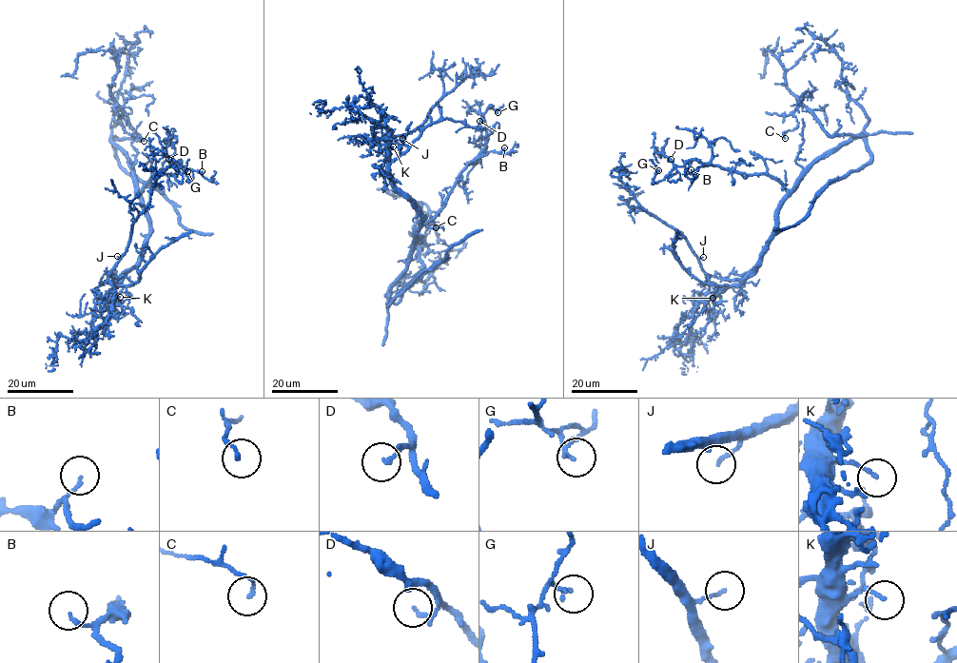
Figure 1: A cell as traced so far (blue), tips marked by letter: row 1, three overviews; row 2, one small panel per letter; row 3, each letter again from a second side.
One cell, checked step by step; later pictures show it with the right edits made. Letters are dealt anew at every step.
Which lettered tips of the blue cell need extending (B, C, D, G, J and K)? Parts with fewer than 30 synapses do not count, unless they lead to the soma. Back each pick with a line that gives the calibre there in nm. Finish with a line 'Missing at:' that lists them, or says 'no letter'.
Missing at: no letter

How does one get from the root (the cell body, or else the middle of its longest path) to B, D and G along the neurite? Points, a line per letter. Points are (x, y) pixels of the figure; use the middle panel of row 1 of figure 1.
B: (418, 229), (443, 205), (458, 176), (467, 165), (489, 151), (501, 151), (504, 147)
D: (418, 229), (443, 205), (459, 172), (485, 146), (486, 125), (482, 119), (479, 121)
G: (418, 229), (443, 205), (459, 172), (485, 146), (484, 112), (491, 106), (498, 112)

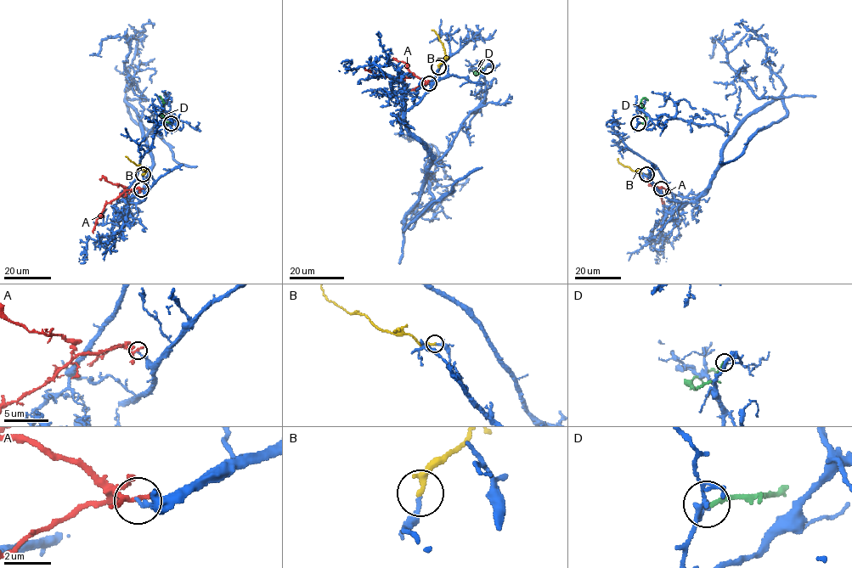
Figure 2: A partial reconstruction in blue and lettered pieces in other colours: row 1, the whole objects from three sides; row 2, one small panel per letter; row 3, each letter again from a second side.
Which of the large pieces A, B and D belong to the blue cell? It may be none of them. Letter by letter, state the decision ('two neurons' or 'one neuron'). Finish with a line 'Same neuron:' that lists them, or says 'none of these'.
A: two neurons
B: one neuron
D: two neurons
Same neuron: B

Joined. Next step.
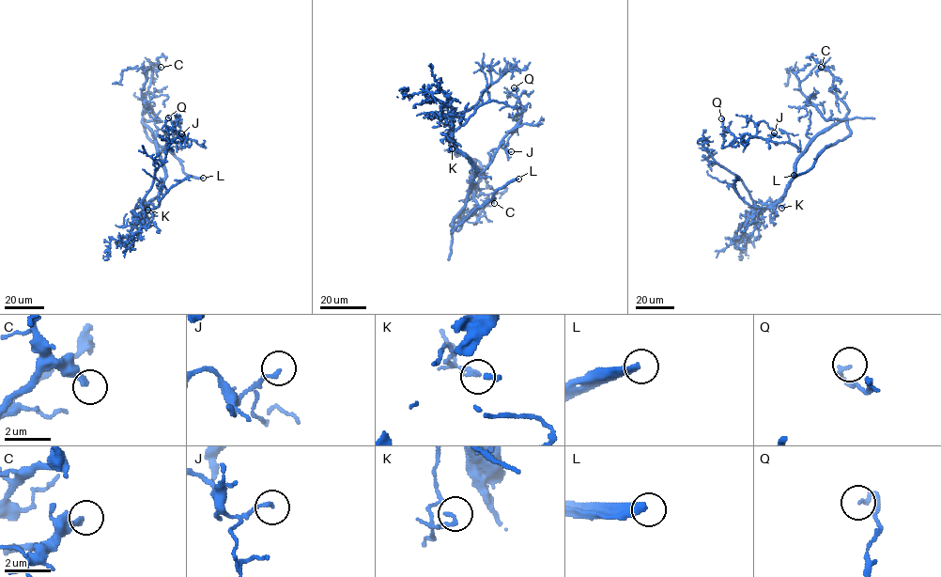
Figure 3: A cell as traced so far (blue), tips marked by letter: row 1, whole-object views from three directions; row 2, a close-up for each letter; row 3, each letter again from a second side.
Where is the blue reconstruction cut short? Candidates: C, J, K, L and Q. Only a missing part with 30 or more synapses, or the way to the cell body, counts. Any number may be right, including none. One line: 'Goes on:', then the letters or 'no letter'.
Goes on: C, L

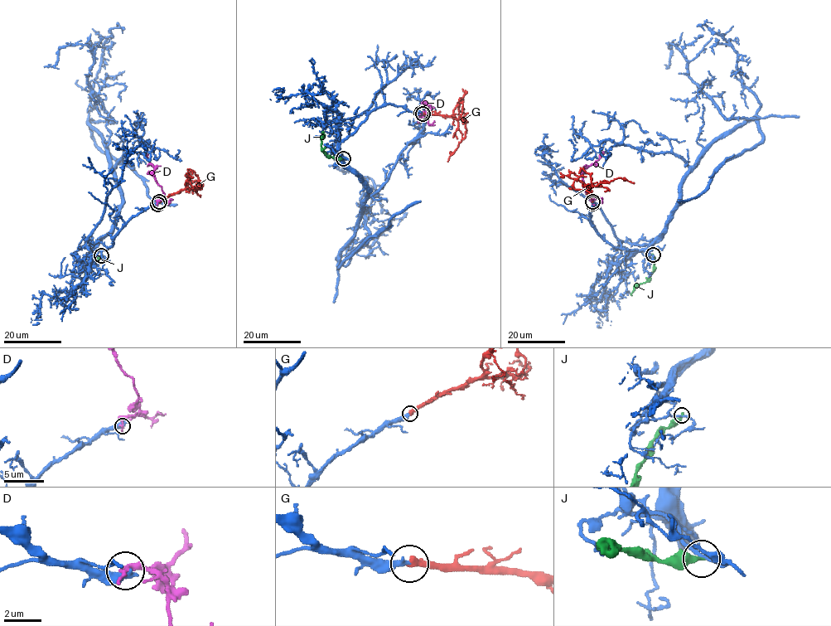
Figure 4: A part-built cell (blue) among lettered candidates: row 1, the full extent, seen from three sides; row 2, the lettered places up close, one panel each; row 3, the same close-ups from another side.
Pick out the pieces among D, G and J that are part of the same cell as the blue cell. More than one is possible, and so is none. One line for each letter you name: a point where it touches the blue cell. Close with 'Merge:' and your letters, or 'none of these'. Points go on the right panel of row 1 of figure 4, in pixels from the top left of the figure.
G: Touches blue at (592, 201)
Merge: G

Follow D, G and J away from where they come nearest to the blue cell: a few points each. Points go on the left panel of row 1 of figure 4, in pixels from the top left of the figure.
D: (157, 203), (161, 199), (162, 191), (154, 177), (155, 168), (144, 152)
G: (159, 202), (181, 191), (203, 185), (193, 181), (190, 186)
J: (101, 256), (91, 264), (85, 276), (82, 284), (84, 295)

